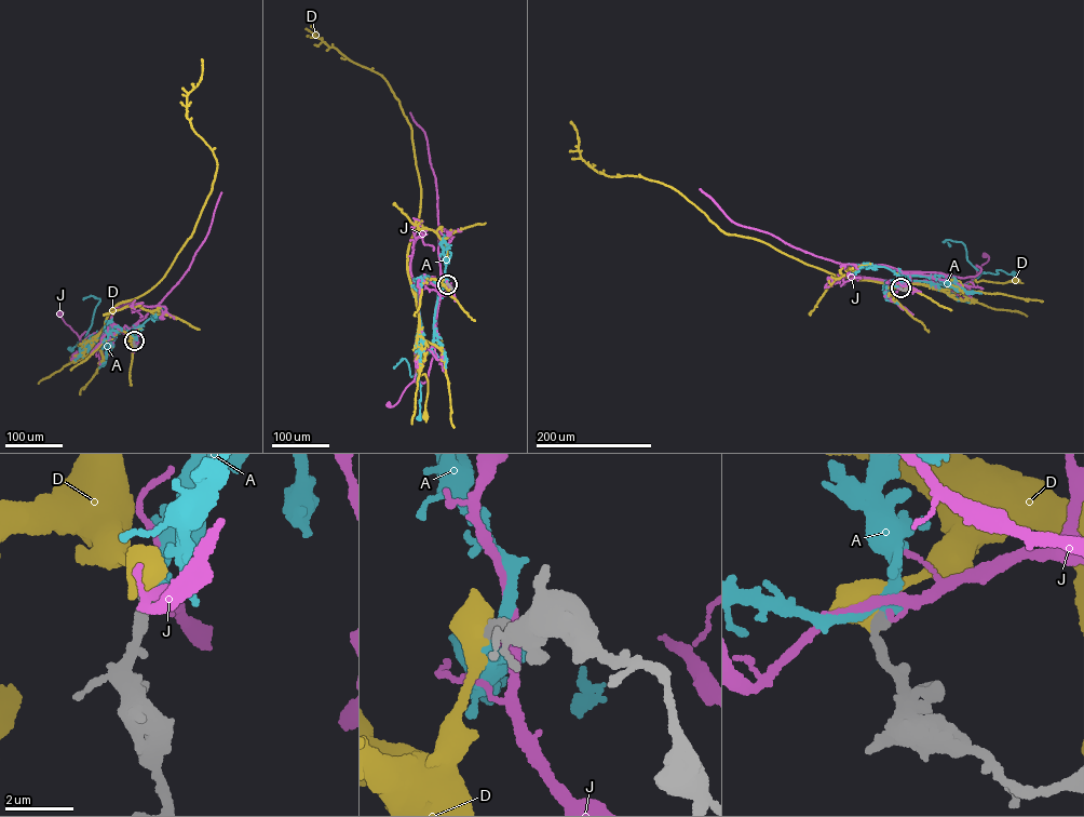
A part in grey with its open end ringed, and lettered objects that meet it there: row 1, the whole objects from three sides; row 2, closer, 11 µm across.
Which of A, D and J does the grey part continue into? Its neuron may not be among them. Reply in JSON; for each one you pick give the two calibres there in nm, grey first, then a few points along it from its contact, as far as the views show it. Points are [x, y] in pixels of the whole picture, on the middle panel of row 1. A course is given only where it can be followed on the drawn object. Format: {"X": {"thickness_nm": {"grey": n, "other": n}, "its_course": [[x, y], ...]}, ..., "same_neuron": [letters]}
{"A": {"thickness_nm": {"grey": 340, "other": 280}, "its_course": [[447, 284], [437, 294], [432, 348], [417, 358], [420, 417]]}, "same_neuron": ["A"]}

